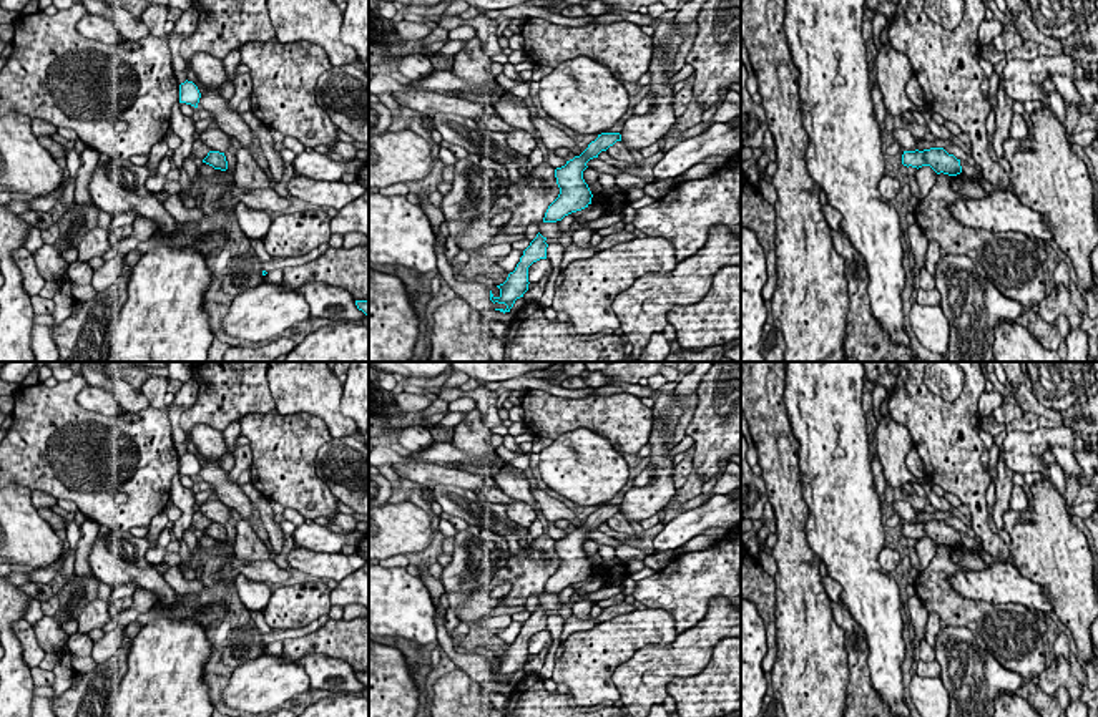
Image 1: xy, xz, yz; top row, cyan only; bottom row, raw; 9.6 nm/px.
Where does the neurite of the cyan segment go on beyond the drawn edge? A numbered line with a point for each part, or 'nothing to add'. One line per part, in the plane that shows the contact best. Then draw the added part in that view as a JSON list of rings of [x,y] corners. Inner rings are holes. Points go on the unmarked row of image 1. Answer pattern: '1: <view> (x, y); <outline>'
nothing to add

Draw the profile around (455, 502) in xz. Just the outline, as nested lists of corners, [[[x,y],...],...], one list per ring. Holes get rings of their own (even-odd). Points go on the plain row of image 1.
[[[437,485],[430,488],[430,495],[449,516],[462,518],[470,526],[493,531],[507,541],[513,556],[528,556],[520,544],[517,528],[510,528],[507,524],[507,505],[482,501],[477,498],[477,493],[449,485]]]

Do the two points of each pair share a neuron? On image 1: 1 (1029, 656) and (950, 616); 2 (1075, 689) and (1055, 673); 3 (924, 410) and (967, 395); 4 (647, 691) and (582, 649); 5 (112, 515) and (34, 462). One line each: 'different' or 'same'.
1: same
2: same
3: same
4: different
5: same

